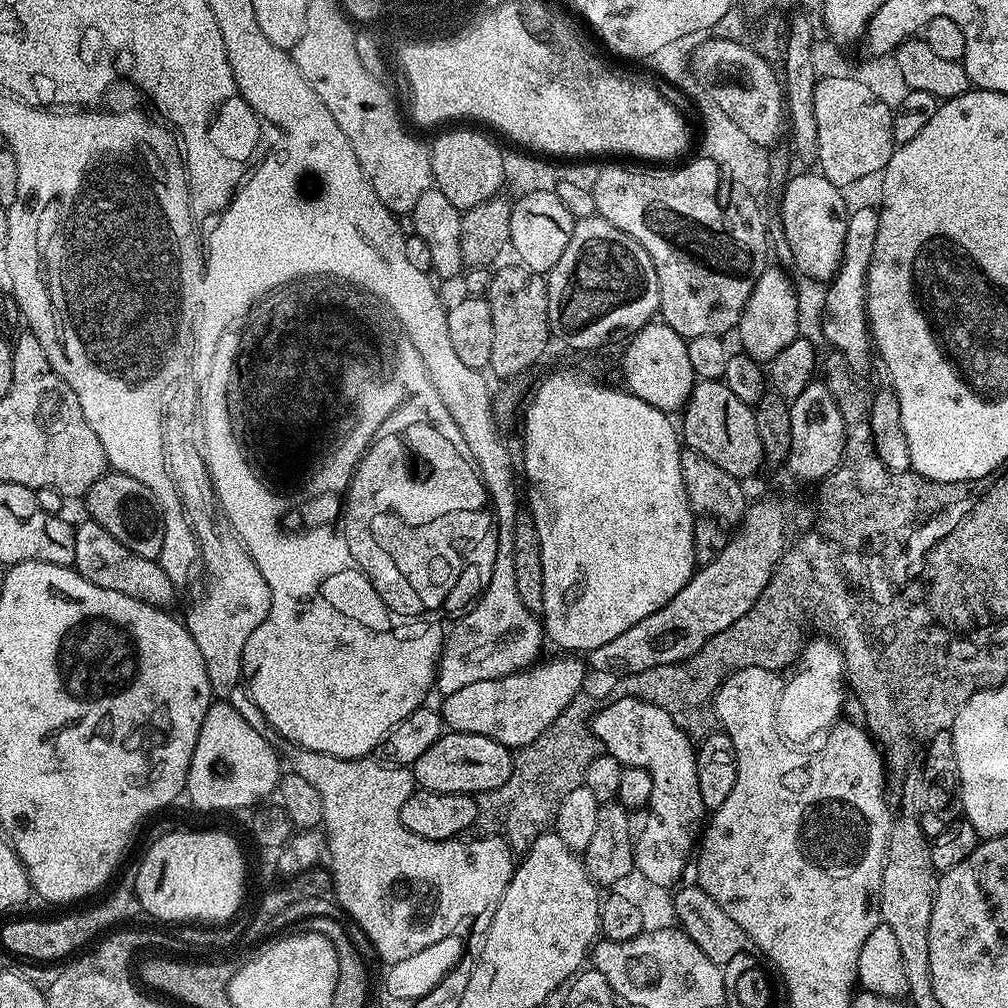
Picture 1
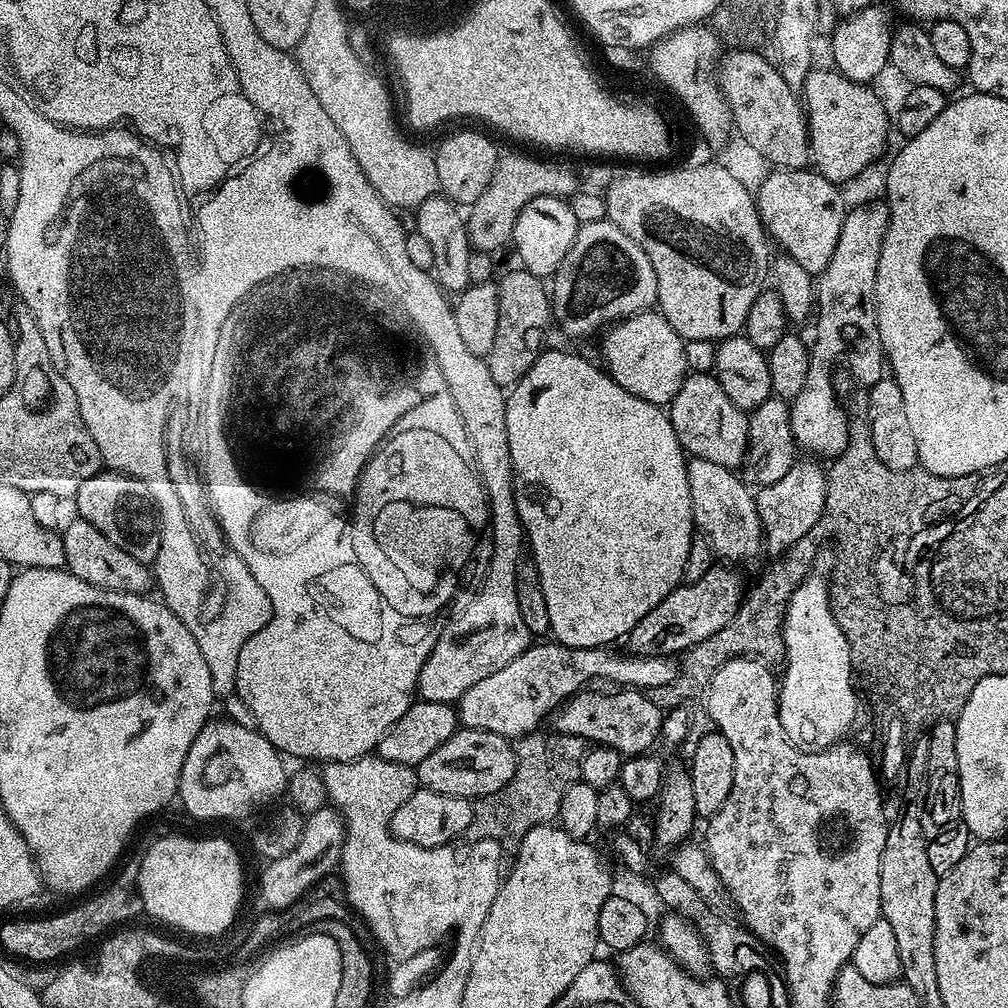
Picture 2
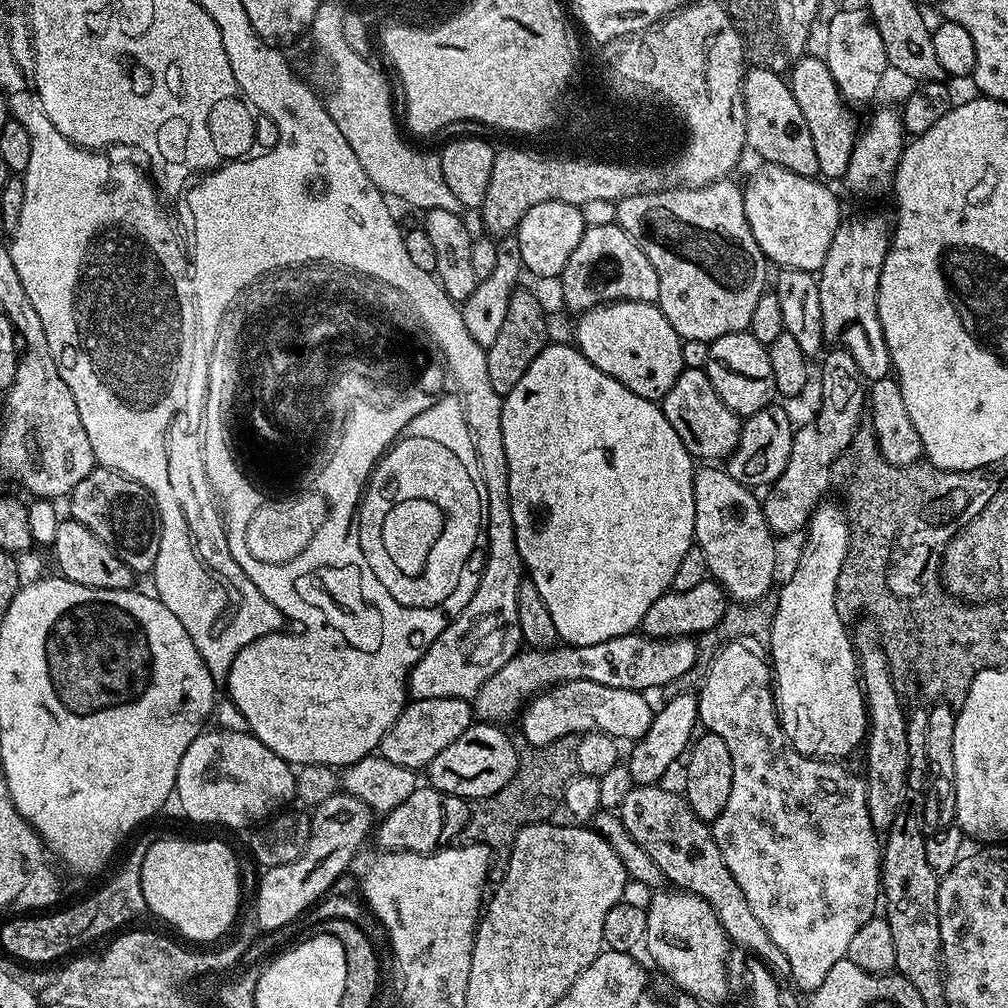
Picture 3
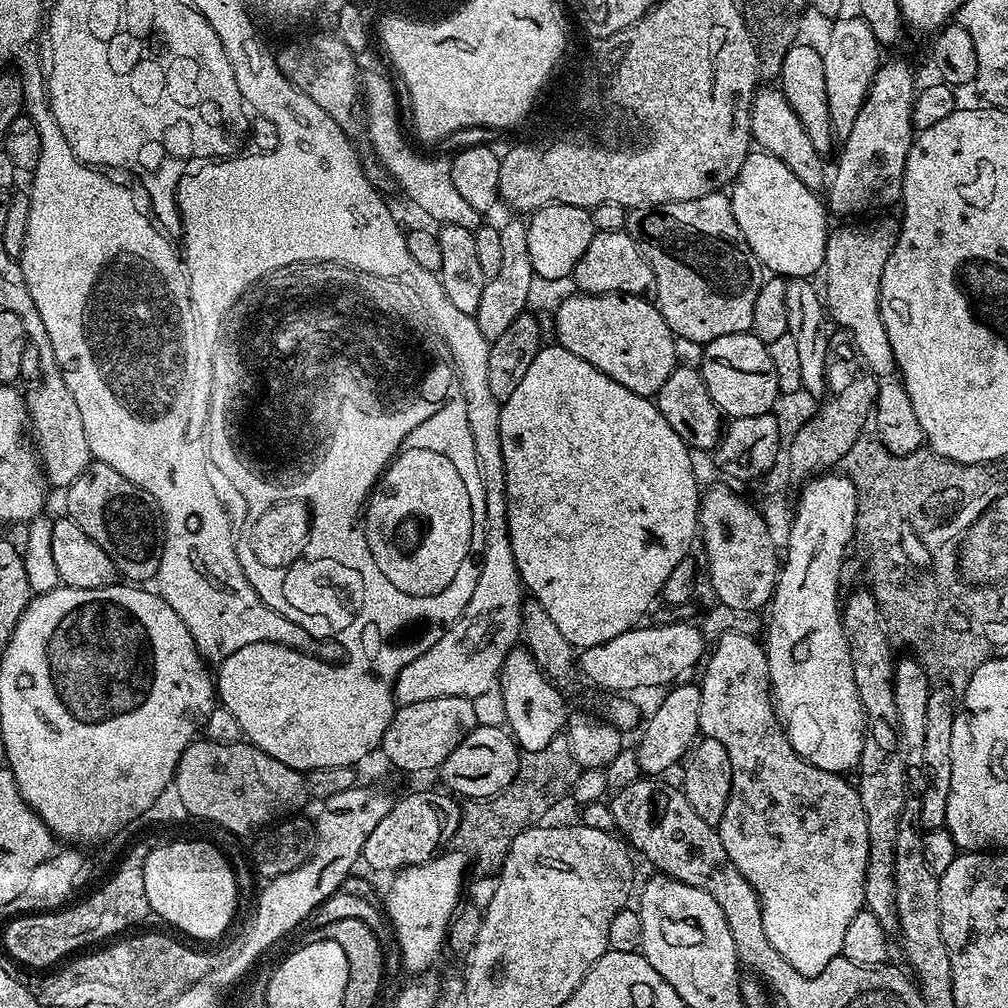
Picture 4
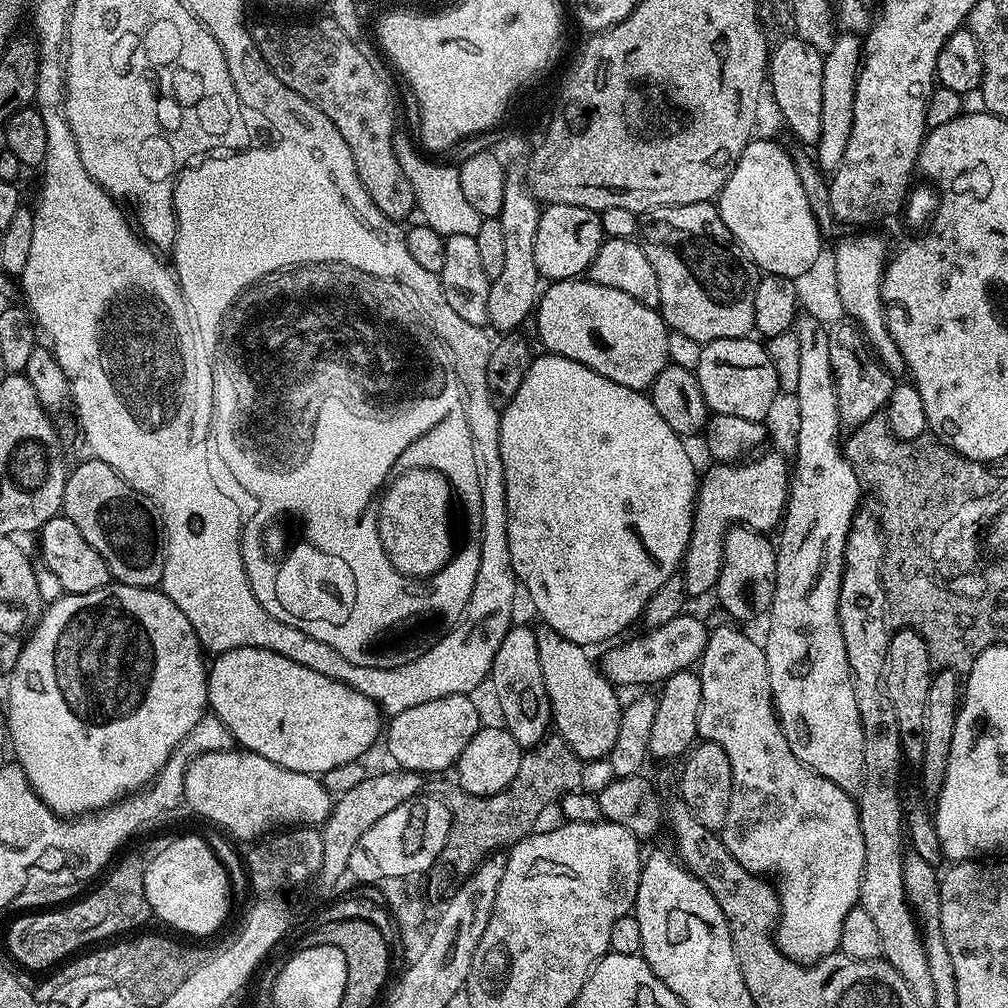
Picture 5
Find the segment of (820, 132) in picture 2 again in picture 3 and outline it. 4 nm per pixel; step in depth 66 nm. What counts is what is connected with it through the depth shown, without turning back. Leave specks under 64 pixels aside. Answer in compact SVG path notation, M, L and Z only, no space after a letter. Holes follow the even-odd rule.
M804 54L791 65L786 79L794 94L794 102L798 102L802 110L802 118L806 118L810 138L814 141L814 154L818 154L820 176L829 181L839 181L846 174L846 166L850 166L850 154L856 145L858 124L856 128L855 118L847 112L849 109L830 74L830 66L819 55Z

